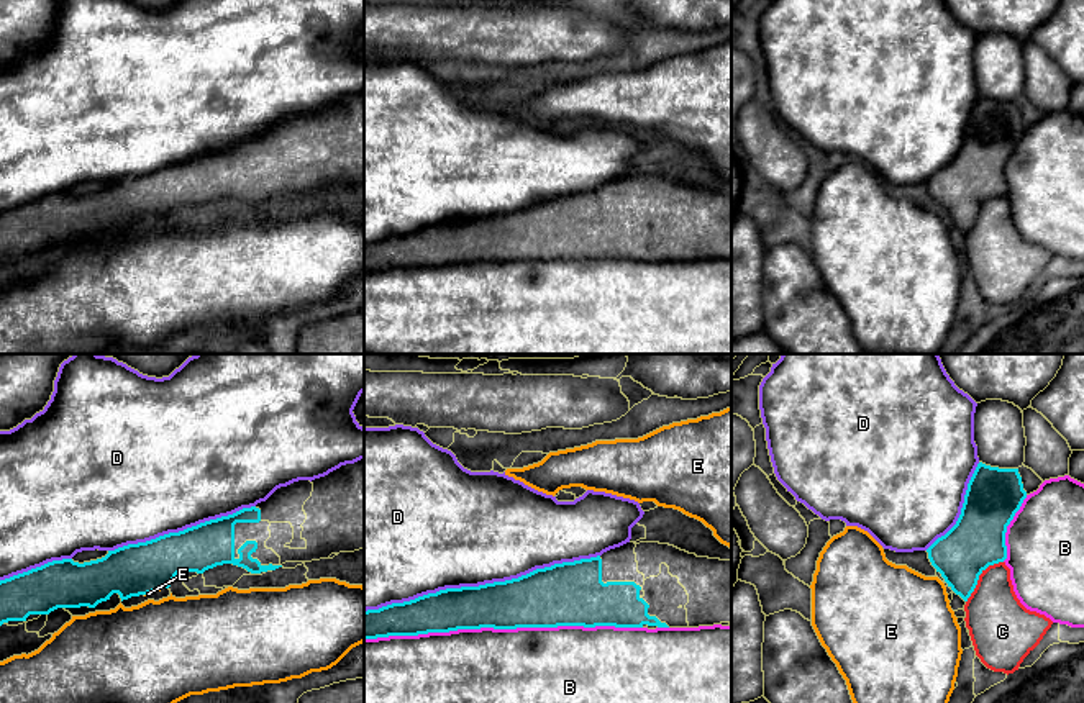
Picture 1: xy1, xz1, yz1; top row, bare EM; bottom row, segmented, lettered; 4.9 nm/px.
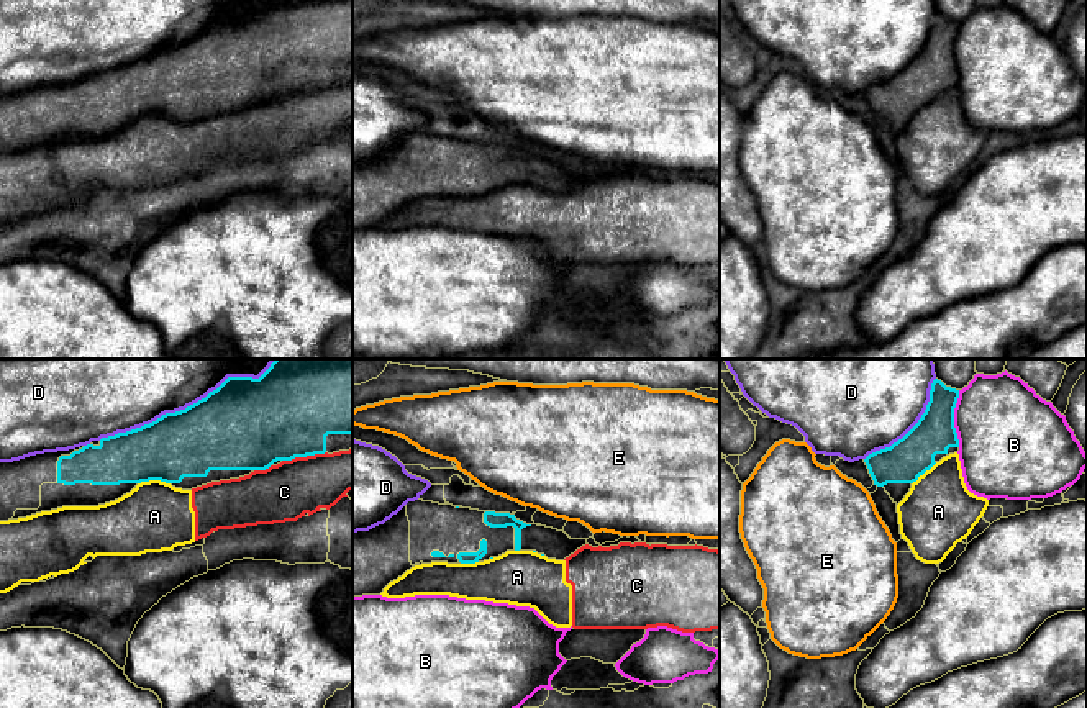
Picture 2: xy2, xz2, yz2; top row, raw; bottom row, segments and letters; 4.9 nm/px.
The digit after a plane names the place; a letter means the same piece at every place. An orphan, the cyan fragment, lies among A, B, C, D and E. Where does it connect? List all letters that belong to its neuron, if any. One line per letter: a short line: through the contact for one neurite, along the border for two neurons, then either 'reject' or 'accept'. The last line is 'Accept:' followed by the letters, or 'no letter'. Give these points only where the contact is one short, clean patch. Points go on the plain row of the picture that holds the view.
A: reject
B: reject
C: reject
D: reject
E: reject
Accept: no letter

